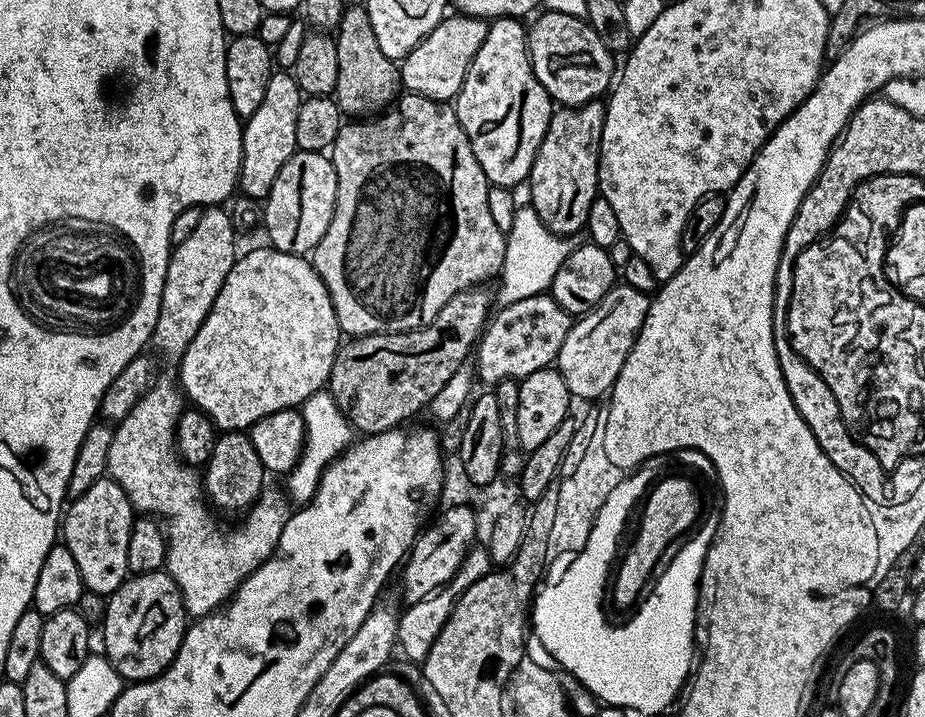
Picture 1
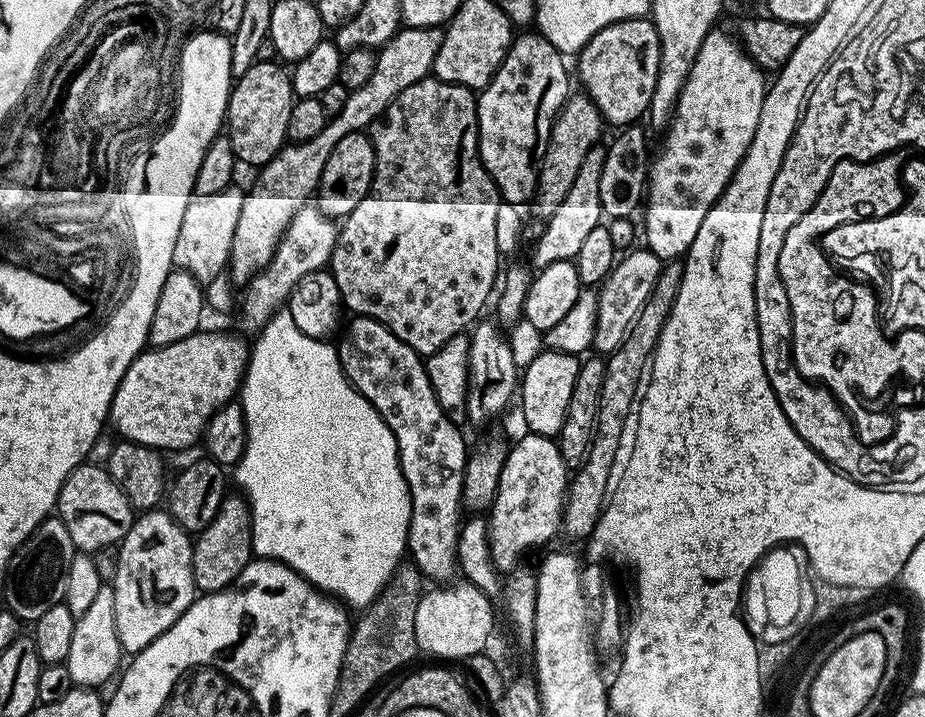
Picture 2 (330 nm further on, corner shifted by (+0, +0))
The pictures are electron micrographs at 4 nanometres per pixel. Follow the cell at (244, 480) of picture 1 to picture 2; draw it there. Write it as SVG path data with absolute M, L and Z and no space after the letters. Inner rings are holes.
M225 495L218 514L214 514L214 522L198 533L192 546L192 577L197 589L204 594L229 588L254 559L252 511L248 509L248 501L243 495L235 495Z

